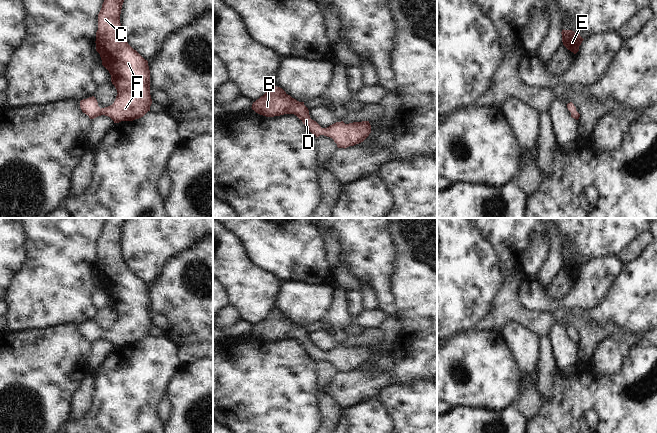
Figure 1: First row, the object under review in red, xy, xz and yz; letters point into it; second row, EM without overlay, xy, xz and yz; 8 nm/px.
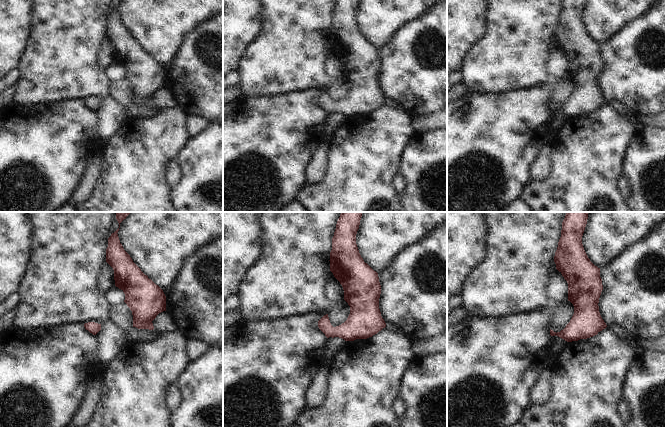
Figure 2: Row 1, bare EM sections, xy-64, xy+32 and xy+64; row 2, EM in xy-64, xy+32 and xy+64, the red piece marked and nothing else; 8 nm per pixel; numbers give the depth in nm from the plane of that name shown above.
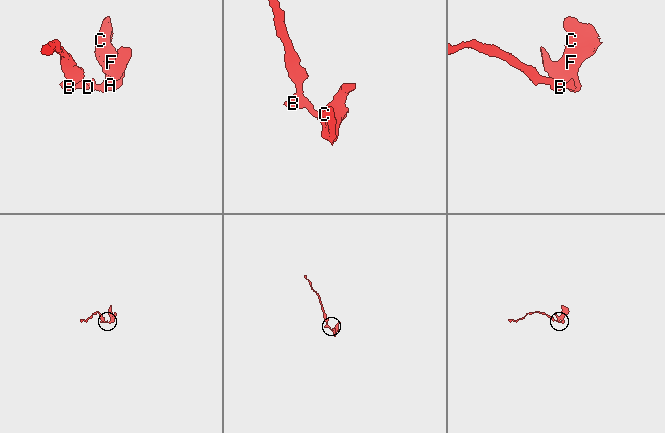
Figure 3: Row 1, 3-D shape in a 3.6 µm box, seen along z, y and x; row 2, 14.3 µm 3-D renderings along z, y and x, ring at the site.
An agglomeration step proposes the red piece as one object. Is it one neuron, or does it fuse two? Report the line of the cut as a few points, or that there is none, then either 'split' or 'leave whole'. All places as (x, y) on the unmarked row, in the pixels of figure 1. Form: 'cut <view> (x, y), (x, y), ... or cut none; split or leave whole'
cut none; leave whole

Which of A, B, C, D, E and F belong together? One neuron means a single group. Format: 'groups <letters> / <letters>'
groups A B C D E F

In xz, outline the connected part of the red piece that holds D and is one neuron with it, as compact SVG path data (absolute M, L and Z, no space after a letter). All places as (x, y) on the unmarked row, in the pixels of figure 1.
M272 310L263 320L253 326L251 332L256 337L266 341L294 338L316 362L320 359L330 361L337 368L338 372L345 373L359 368L371 357L369 345L349 348L341 345L327 352L322 352L316 345L310 342L309 334L304 329L304 326L297 325L277 310Z

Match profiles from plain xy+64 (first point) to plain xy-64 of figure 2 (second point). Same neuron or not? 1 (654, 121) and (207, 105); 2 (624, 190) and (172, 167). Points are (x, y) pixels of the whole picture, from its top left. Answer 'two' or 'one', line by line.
1: two
2: one

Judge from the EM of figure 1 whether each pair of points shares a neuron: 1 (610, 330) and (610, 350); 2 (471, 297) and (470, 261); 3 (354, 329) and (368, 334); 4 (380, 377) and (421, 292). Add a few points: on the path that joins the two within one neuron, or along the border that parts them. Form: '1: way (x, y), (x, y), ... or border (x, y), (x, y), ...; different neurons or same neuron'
1: border (625, 352), (611, 339), (603, 339), (592, 354); different neurons
2: way (470, 288), (470, 270); same neuron
3: border (365, 328), (356, 335), (348, 336), (342, 343); different neurons
4: way (403, 362), (421, 344), (421, 315); same neuron

